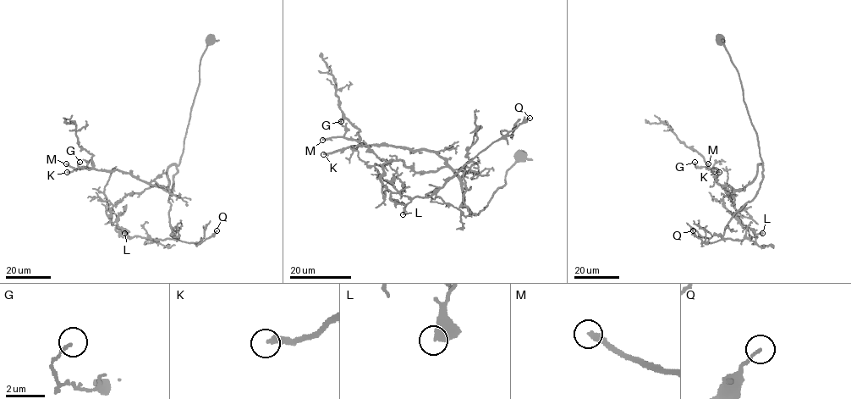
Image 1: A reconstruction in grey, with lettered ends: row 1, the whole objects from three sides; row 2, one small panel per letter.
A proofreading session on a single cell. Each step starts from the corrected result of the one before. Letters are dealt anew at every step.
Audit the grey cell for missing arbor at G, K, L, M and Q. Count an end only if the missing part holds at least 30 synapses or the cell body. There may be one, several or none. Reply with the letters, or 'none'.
K, M

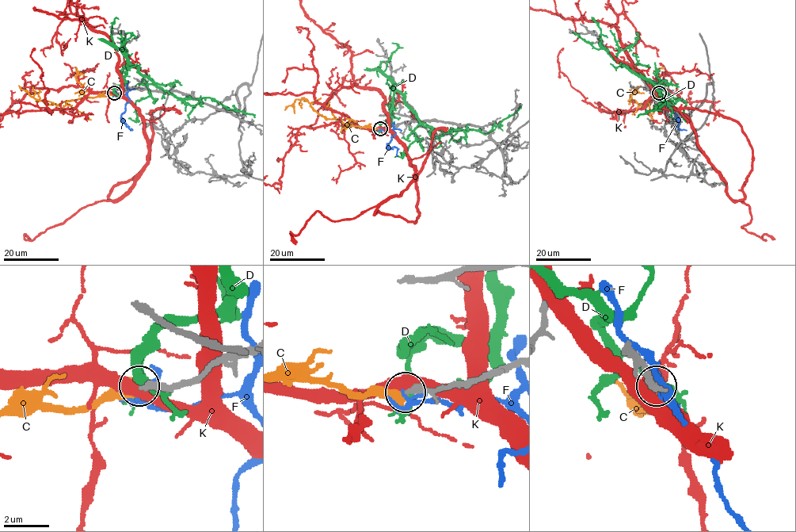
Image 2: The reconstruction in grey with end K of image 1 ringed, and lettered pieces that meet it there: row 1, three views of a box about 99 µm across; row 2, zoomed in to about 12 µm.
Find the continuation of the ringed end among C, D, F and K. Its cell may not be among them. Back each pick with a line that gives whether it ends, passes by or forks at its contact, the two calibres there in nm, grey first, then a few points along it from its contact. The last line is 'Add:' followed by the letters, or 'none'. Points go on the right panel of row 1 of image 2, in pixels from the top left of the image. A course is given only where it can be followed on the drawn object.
C: It ends there. Thickness 340 nm (grey) against 550 nm
Add: C

